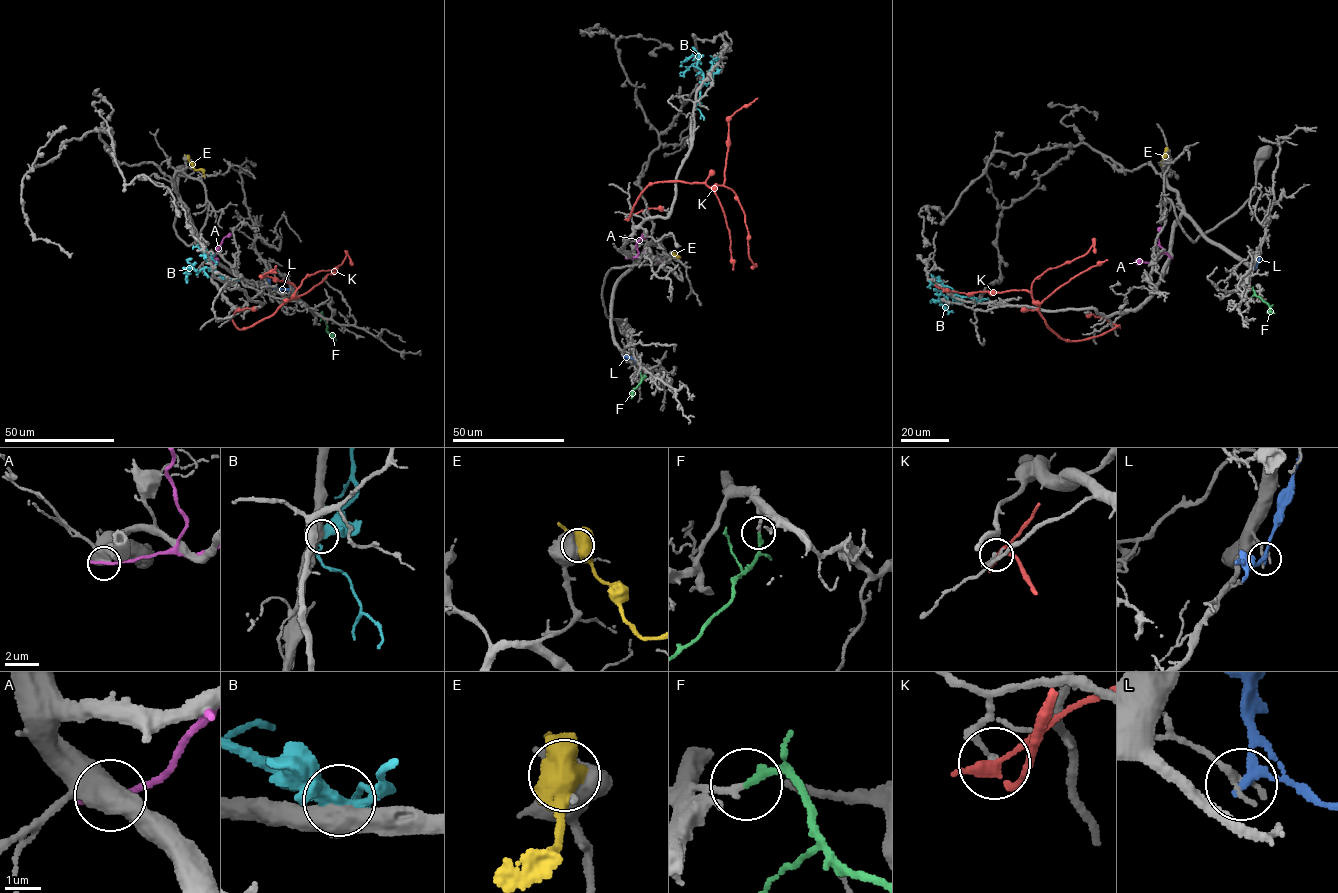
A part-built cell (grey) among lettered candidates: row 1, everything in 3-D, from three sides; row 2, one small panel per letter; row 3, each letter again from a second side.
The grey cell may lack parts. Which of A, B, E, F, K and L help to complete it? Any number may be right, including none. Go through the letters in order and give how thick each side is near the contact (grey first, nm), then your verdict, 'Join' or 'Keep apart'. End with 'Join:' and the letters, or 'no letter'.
A: Thickness 440 nm (grey) against 220 nm. Keep apart
B: Thickness 600 nm (grey) against 320 nm. Keep apart
E: Thickness 650 nm (grey) against 480 nm. Keep apart
F: Thickness 130 nm (grey) against 200 nm. Join
K: Thickness 160 nm (grey) against 260 nm. Keep apart
L: Thickness 240 nm (grey) against 180 nm. Keep apart
Join: F

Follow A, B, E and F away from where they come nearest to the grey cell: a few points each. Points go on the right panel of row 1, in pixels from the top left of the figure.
A: (1171, 257), (1162, 252), (1149, 263), (1136, 260)
B: (978, 301), (954, 294), (947, 295), (943, 301), (932, 299), (942, 294), (963, 304)
E: (1166, 150), (1162, 168)
F: (1250, 290), (1274, 313)

